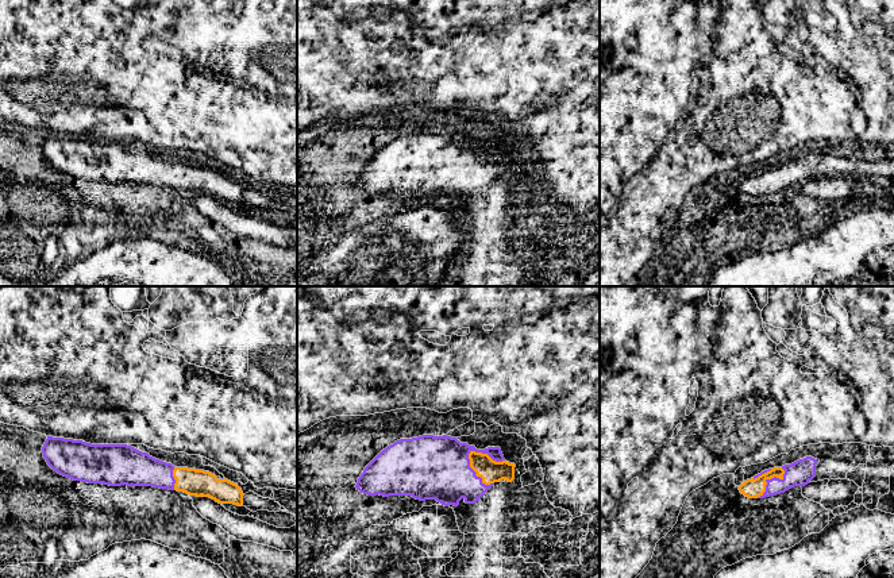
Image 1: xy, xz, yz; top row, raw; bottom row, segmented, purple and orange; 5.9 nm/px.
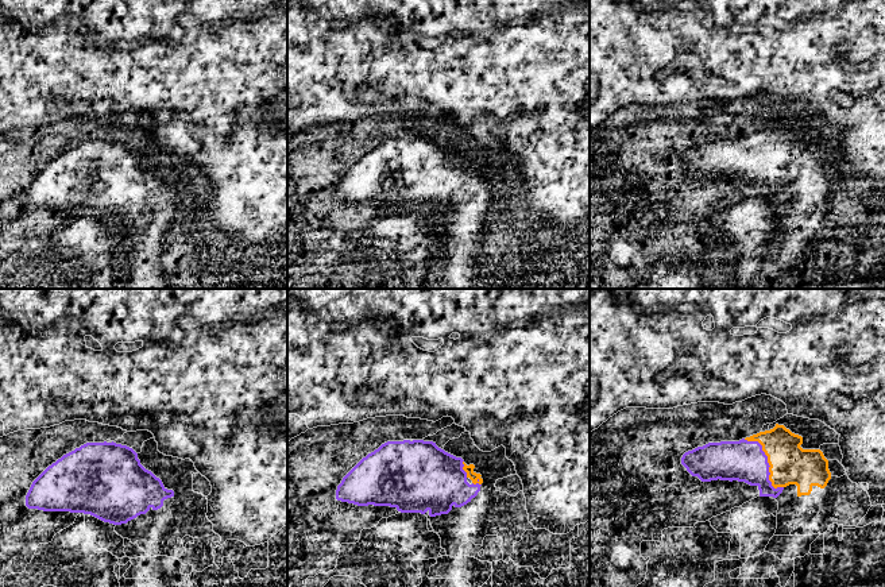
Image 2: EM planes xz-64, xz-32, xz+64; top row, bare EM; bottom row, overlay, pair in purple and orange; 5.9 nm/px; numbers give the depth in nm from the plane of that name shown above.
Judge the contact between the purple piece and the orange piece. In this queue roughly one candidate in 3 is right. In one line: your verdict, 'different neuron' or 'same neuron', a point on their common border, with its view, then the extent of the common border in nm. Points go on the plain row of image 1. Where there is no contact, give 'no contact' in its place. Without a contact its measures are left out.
same neuron; contact xz (486, 150); length 240 nm

